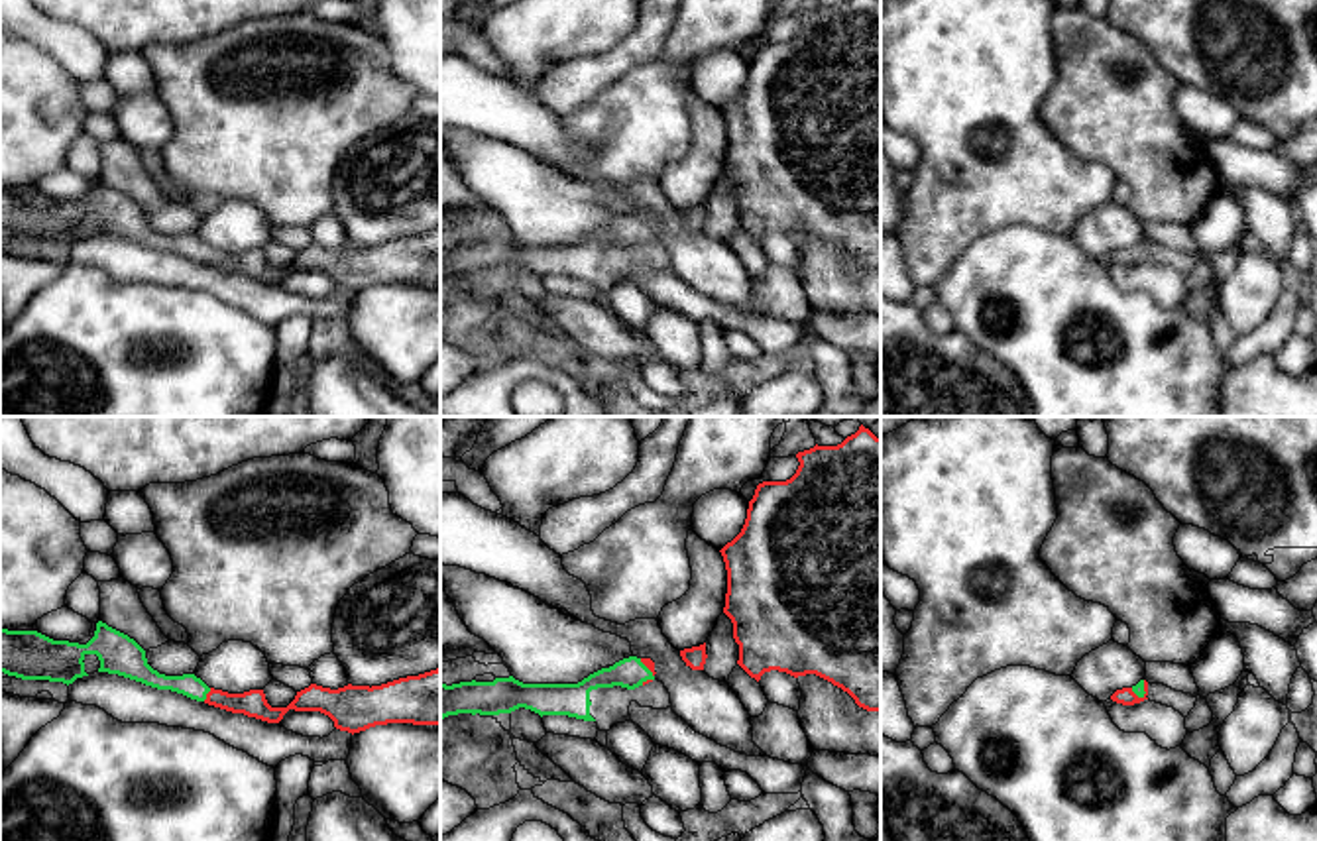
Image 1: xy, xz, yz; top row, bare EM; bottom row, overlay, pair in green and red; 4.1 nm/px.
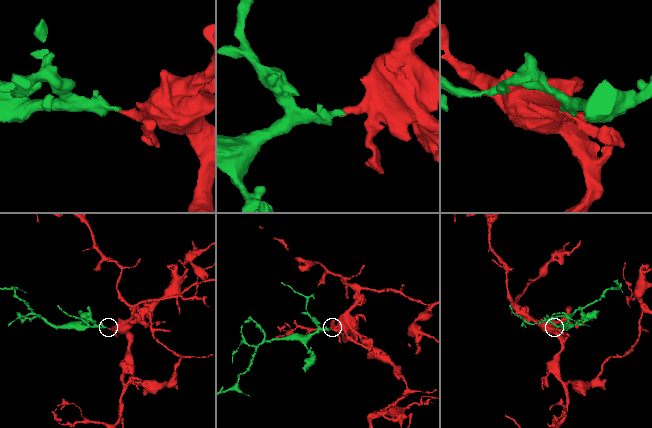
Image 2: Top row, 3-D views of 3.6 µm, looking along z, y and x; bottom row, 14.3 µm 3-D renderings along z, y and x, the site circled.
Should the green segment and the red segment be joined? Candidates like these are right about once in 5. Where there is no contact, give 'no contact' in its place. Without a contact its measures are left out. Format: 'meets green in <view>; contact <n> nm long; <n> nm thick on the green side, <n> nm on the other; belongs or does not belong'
meets green in xy; contact 70 nm long; 90 nm thick on the green side, 110 nm on the other; belongs

